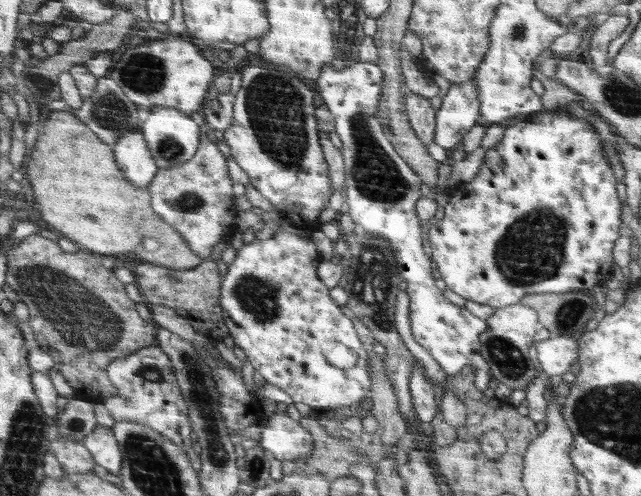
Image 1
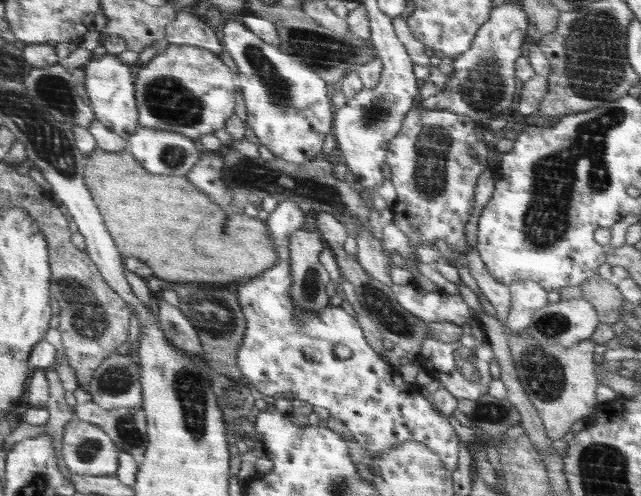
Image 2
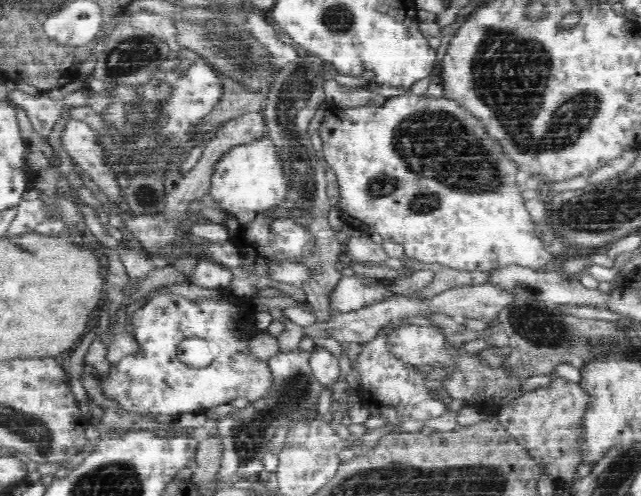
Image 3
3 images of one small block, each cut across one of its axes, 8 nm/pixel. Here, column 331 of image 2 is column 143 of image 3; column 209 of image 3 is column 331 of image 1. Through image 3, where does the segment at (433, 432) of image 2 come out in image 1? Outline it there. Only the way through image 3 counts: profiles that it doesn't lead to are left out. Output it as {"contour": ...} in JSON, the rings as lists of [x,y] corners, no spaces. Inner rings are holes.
{"contour":[[[278,229],[266,240],[244,243],[235,256],[221,280],[219,306],[229,335],[265,382],[284,390],[294,403],[301,402],[311,408],[349,408],[348,400],[352,404],[366,398],[370,390],[368,356],[350,318],[342,314],[328,296],[328,288],[316,278],[322,256],[318,254],[314,240],[308,240],[308,234],[306,240],[302,240],[296,234]],[[336,342],[352,348],[358,355],[352,368],[336,368],[326,360],[326,350]]]}

